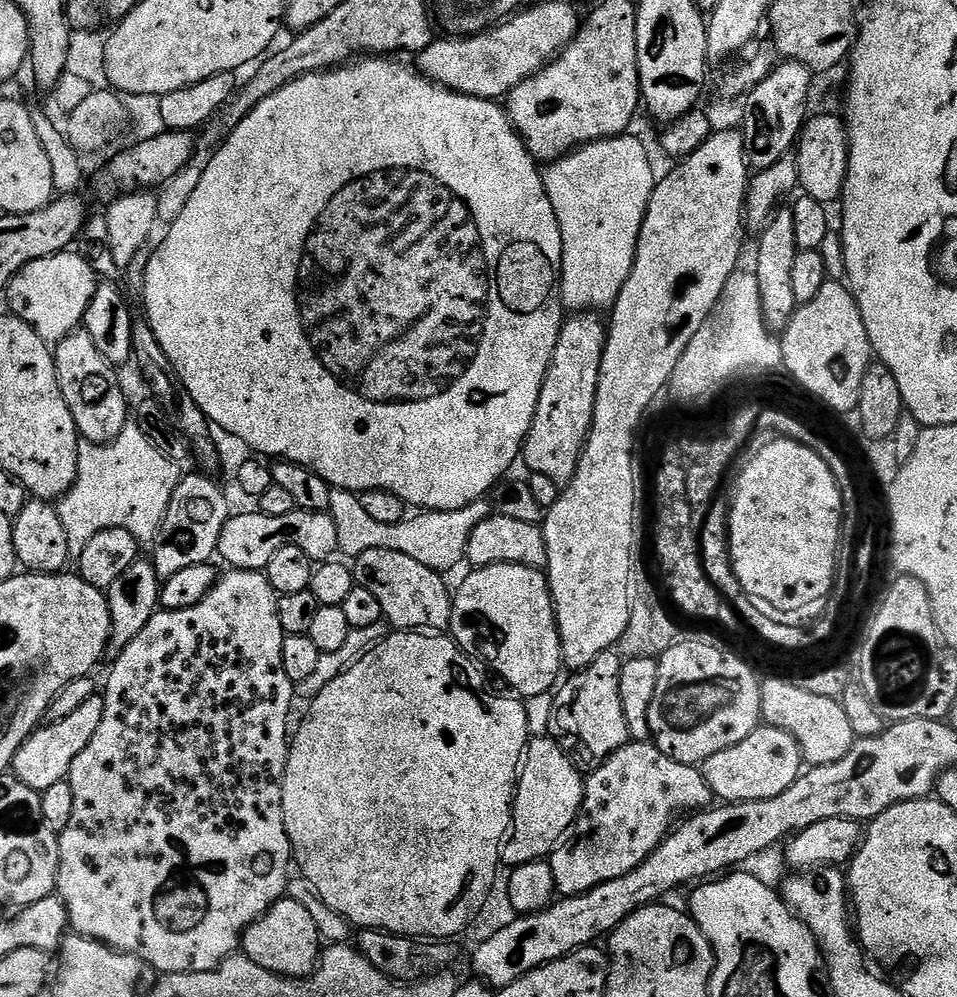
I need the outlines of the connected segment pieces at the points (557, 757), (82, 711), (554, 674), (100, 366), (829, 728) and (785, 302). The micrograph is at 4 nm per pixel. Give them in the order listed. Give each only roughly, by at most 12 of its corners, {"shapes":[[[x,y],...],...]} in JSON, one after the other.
{"shapes":[[[551,736],[529,739],[512,802],[511,869],[551,857],[585,777]],[[103,695],[37,728],[11,775],[38,793],[67,780],[102,723]],[[472,568],[451,639],[517,697],[564,655],[547,575]],[[83,330],[55,345],[58,386],[81,441],[130,422],[117,369]],[[788,678],[760,686],[763,723],[793,736],[809,765],[858,739],[839,699]],[[794,218],[759,229],[754,271],[762,318],[780,334],[794,318]]]}

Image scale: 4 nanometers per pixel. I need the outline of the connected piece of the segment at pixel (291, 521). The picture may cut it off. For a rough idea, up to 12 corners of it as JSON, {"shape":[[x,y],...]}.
{"shape":[[327,512],[229,515],[216,551],[229,569],[267,569],[282,546],[313,562],[338,549]]}

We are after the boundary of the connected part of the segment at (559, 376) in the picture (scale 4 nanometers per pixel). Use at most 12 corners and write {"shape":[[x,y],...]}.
{"shape":[[569,315],[524,439],[566,486],[592,429],[605,317]]}

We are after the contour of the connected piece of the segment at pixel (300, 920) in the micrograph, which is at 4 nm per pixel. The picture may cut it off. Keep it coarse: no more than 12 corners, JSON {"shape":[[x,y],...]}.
{"shape":[[281,898],[245,930],[262,970],[303,980],[322,941],[306,906]]}

